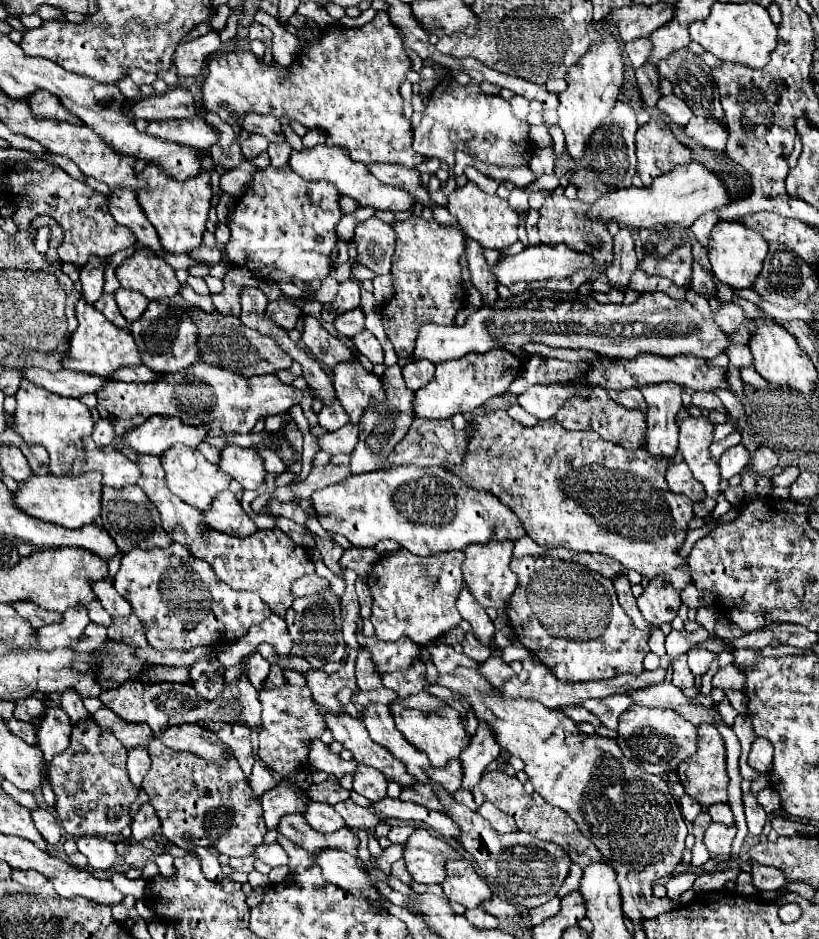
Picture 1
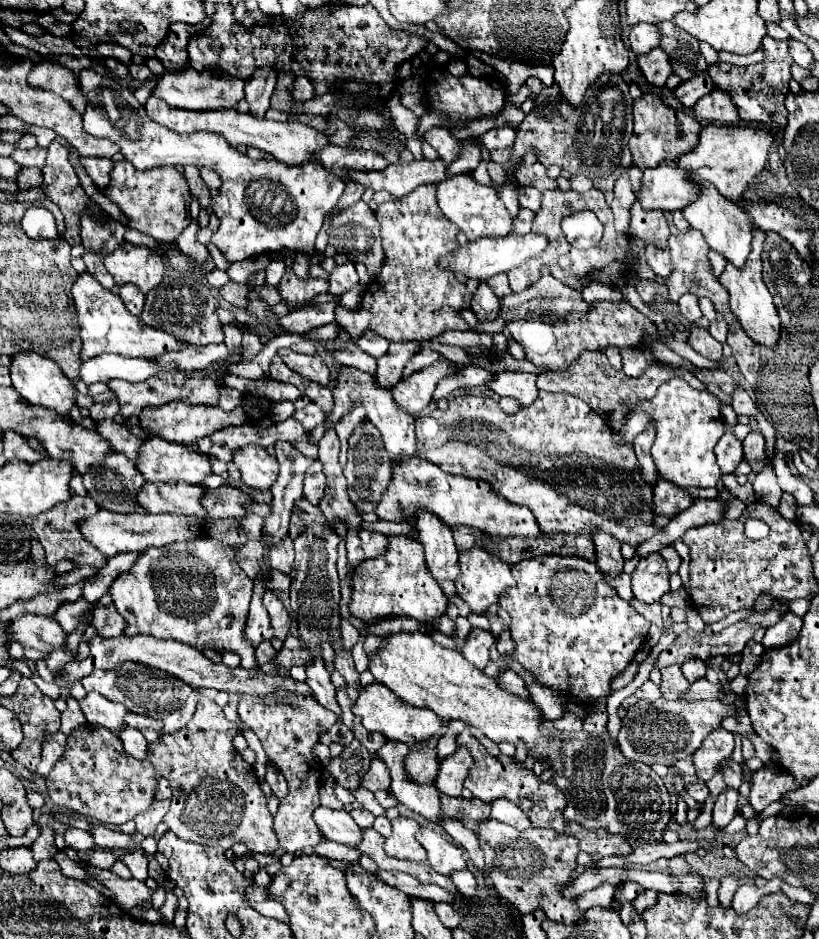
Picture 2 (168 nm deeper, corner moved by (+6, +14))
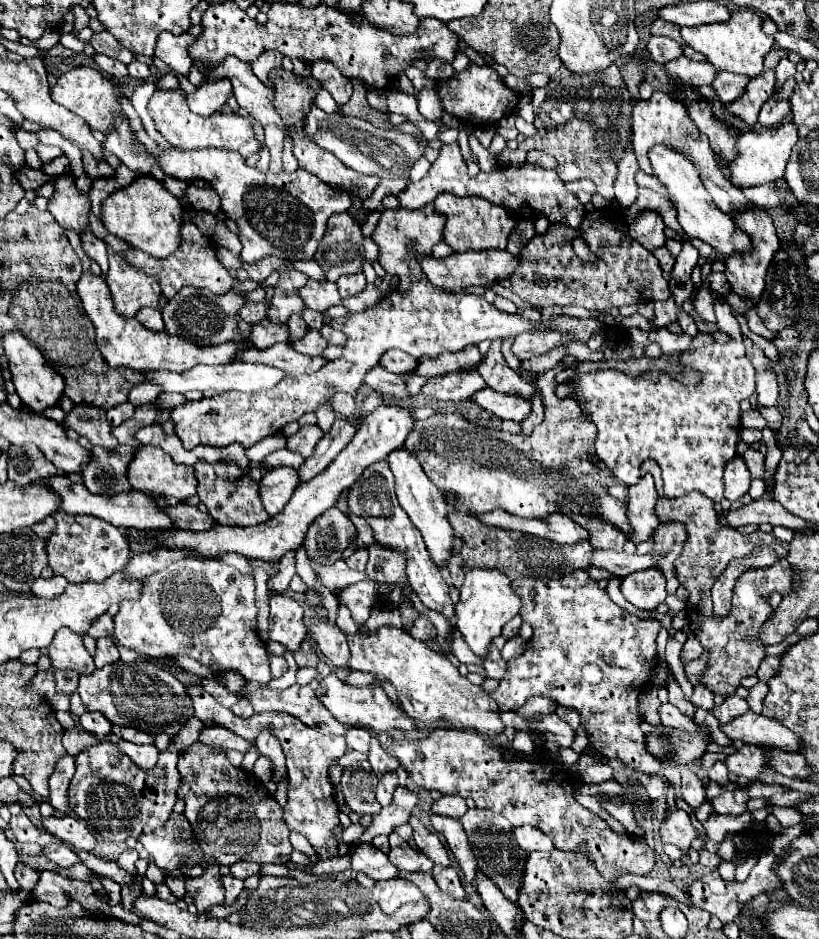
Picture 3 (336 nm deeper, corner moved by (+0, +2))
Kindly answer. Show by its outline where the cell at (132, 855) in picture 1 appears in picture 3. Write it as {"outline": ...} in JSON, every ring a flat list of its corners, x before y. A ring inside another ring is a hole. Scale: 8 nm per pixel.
{"outline":[[75,816,43,818,43,828,47,828,53,836,57,836,63,842,73,844,79,850,91,852,93,846,95,846,95,838,91,836,91,830,87,826,83,826,83,822,77,820]]}

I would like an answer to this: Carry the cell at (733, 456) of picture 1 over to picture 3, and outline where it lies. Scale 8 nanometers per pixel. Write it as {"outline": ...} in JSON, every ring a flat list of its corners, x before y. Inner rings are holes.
{"outline":[[733,456,725,464,723,482,725,482,725,498,731,502,739,500,749,490,751,476,749,476,749,470,745,468,745,460,741,460,741,456]]}

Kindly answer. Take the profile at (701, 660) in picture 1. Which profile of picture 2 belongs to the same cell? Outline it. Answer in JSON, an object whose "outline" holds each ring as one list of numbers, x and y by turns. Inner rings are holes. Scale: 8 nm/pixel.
{"outline":[[687,660,681,668,683,668,683,676,689,682,695,682,705,676,705,662,703,660]]}

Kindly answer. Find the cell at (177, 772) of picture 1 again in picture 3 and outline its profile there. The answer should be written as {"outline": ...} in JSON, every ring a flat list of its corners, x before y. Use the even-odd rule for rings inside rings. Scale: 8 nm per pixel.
{"outline":[[195,742,185,752,181,752,177,768,181,772,181,786,177,796,185,802,185,816,193,828,193,836,207,856,227,866,239,860,253,860,257,864,289,862,289,854,293,848,289,842,289,828,283,820,283,808,251,772,243,772,241,768,233,766,223,750,213,750,203,742]]}

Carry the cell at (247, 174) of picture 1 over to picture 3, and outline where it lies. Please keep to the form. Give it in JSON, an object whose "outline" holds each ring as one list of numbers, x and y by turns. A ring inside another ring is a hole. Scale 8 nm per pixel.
{"outline":[[189,184,187,198,201,212,211,212,215,216,221,212,221,200,213,188,197,188,195,184]]}

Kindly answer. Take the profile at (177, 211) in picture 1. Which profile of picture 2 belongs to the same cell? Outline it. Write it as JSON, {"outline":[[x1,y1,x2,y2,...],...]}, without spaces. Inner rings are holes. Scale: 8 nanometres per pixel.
{"outline":[[127,160,117,162,111,170,111,182,103,190,103,194,121,208,123,216,127,218,127,226,135,228,157,242,175,242,183,228,189,226,187,206,189,206,189,188,187,180,173,168,151,168,151,170,137,170]]}

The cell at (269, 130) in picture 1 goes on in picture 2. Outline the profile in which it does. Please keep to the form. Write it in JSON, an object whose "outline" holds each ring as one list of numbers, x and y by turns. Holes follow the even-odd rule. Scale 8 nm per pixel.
{"outline":[[183,68,179,72,165,72,157,80,157,88,153,96,163,98,167,104,187,110,221,110,221,108,233,108,243,98,243,86,245,82,239,78,225,78,215,72,197,72,195,68]]}

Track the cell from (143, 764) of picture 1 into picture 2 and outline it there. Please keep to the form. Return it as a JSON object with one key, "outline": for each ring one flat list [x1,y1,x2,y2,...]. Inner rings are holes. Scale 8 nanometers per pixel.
{"outline":[[123,726,121,732,119,732,119,738,125,746,125,752,137,760,145,760,147,758,147,740,145,736,135,730,135,728,129,728,129,726]]}

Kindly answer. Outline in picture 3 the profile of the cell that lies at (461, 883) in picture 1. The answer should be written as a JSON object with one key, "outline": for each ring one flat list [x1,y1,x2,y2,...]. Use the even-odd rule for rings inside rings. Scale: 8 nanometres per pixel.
{"outline":[[411,816,409,818,409,824,413,826,413,836,415,836,415,844,417,848,429,856,437,866,443,866,447,868,449,866,449,854,447,854,447,848,443,846,443,842,439,840,439,836,435,832,431,832,419,818]]}

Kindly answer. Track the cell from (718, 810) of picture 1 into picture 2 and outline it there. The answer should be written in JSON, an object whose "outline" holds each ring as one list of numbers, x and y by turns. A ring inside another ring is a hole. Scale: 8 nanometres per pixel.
{"outline":[[695,780,695,782,689,782,689,784,687,784,687,794,689,794,691,798,695,798,697,802,705,802,705,798,709,796,709,790,705,788,705,782]]}

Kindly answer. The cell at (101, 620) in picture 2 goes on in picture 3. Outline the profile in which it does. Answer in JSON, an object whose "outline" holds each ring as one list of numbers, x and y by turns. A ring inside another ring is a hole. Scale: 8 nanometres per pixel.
{"outline":[[103,636,97,640,97,652,95,652,95,666,103,668,107,664,113,664,119,660,119,650,113,636]]}

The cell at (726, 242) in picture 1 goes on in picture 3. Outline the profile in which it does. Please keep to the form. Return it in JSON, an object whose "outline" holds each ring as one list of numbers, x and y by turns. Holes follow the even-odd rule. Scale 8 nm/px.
{"outline":[[657,146,653,148,653,152,649,152,649,160,653,164,653,174,667,186,669,198,675,202,677,220,689,238,699,238,711,244,723,256,751,250,749,236,741,232,741,228,737,228,737,224,713,204,711,194,707,192,701,178,697,176,697,170,689,164,689,160,685,160,685,156,681,156,679,152,673,152,671,148]]}

